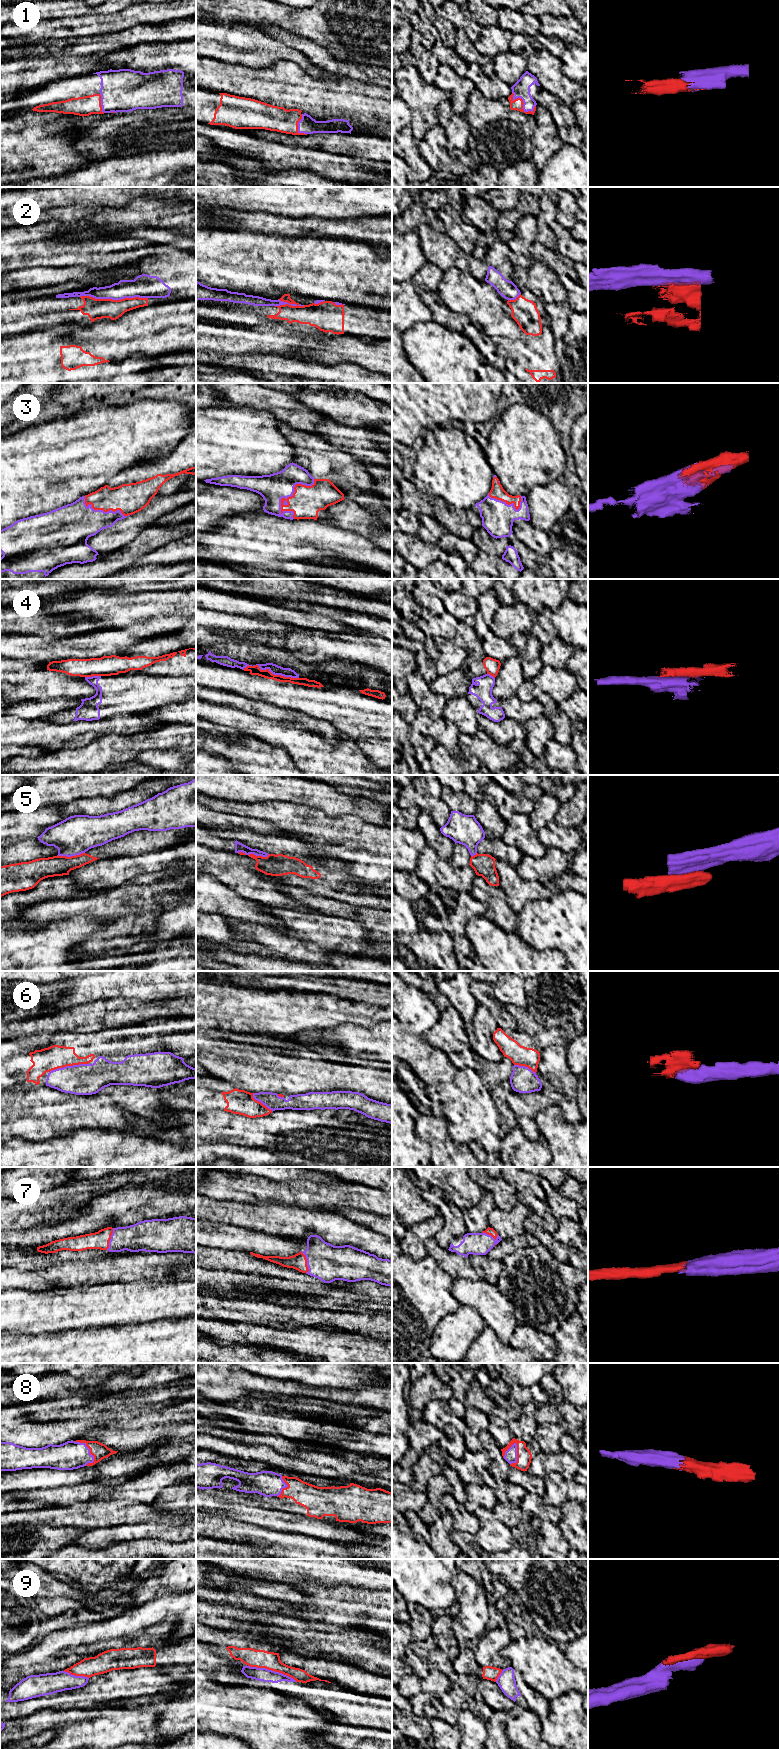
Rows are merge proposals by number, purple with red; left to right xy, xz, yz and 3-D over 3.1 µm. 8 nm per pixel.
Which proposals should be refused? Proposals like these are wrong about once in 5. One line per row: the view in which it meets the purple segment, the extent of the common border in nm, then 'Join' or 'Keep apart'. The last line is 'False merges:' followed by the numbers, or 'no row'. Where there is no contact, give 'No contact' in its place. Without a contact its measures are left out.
1: Touches purple in yz. Shared border 240 nm. Join
2: Touches purple in xy. Shared border 550 nm. Keep apart
3: Touches purple in xz. Shared border 400 nm. Join
4: Touches purple in xz. Shared border 380 nm. Keep apart
5: Touches purple in xy. Shared border 220 nm. Keep apart
6: Touches purple in xy. Shared border 340 nm. Join
7: Touches purple in xz. Shared border 190 nm. Join
8: Touches purple in yz. Shared border 190 nm. Join
9: Touches purple in xz. Shared border 420 nm. Keep apart
False merges: 2, 4, 5, 9

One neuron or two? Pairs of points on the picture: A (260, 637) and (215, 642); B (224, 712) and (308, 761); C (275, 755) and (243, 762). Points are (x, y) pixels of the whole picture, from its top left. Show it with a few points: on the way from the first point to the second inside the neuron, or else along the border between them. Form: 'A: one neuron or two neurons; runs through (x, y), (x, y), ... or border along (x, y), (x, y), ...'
A: two neurons; border along (213, 631), (239, 641), (250, 642)
B: one neuron; runs through (245, 723), (281, 734), (287, 740)
C: one neuron; runs through (267, 761), (251, 761)

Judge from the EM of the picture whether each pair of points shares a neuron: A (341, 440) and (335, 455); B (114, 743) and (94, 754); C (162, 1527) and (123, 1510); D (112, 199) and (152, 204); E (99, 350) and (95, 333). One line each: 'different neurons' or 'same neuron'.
A: different neurons
B: same neuron
C: different neurons
D: different neurons
E: different neurons

